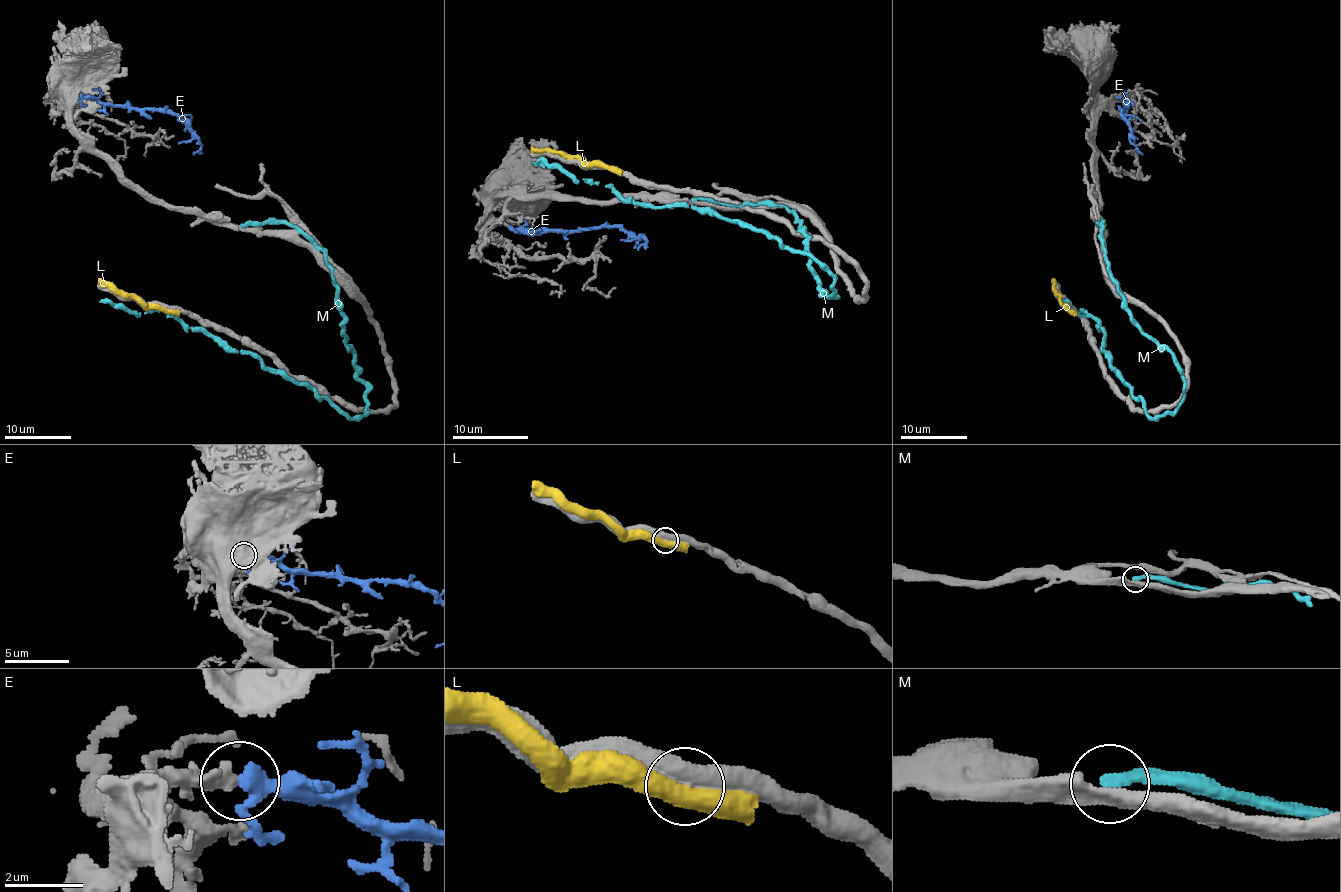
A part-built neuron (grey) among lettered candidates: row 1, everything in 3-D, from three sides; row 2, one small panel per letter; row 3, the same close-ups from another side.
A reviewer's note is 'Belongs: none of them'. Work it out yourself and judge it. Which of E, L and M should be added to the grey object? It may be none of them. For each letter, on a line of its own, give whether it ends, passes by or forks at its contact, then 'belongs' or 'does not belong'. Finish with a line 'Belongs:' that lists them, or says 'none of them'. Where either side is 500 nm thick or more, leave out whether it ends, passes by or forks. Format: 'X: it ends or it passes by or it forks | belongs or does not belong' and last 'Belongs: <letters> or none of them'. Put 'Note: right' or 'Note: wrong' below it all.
E: it passes by | belongs
L: it passes by | does not belong
M: it ends | does not belong
Belongs: E
Note: wrong

